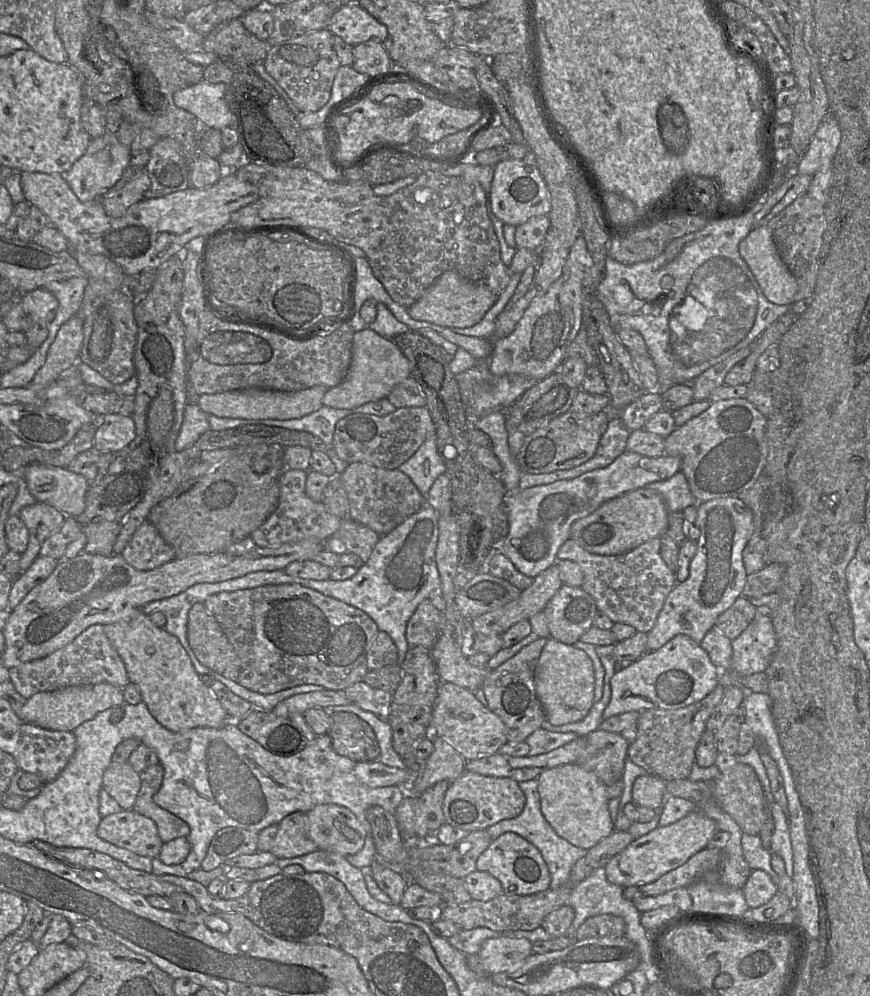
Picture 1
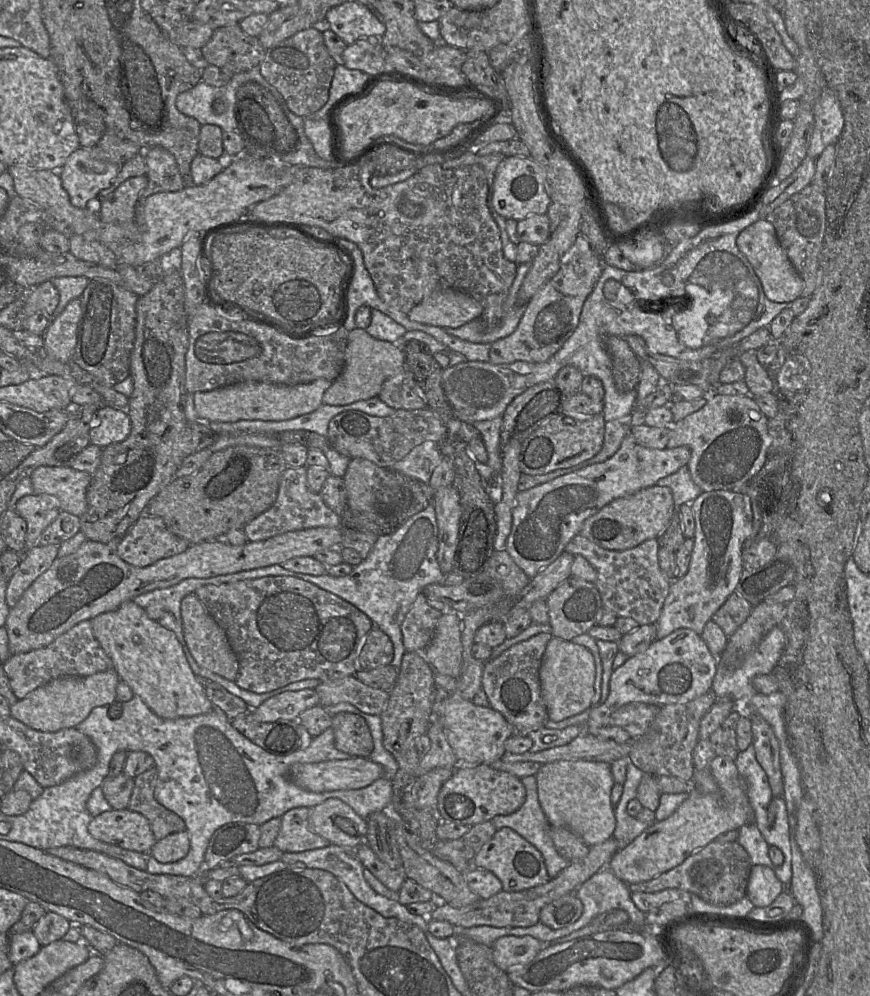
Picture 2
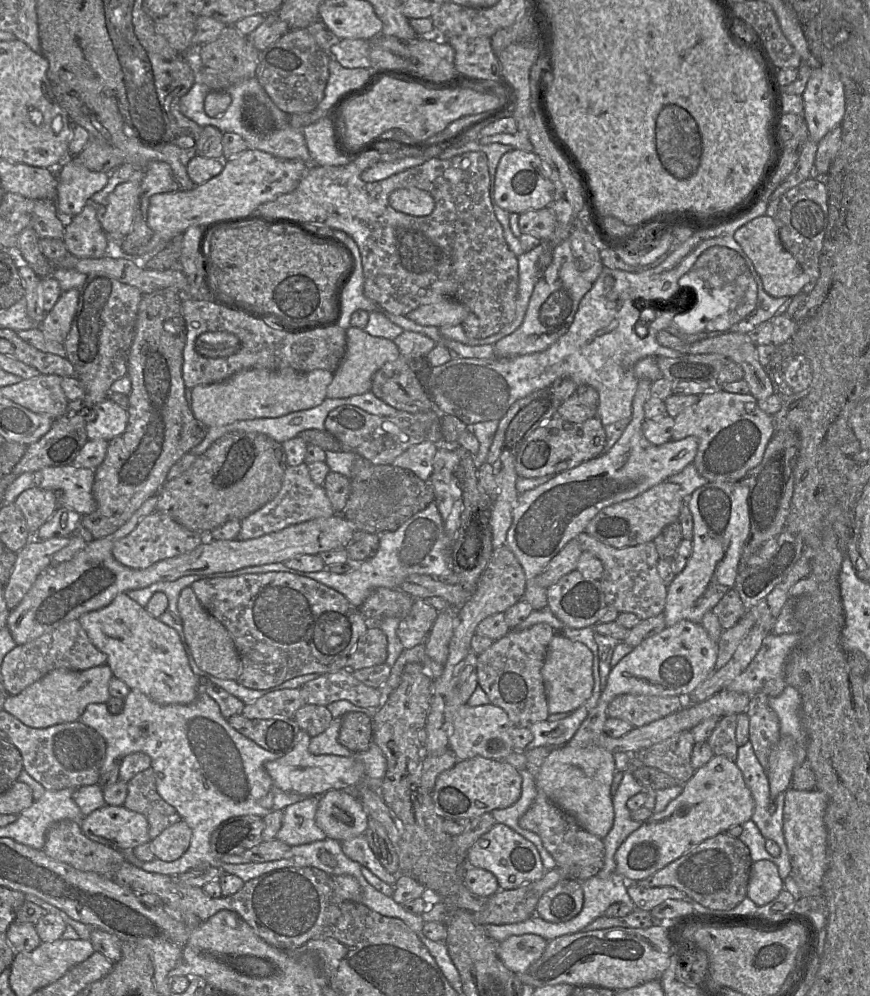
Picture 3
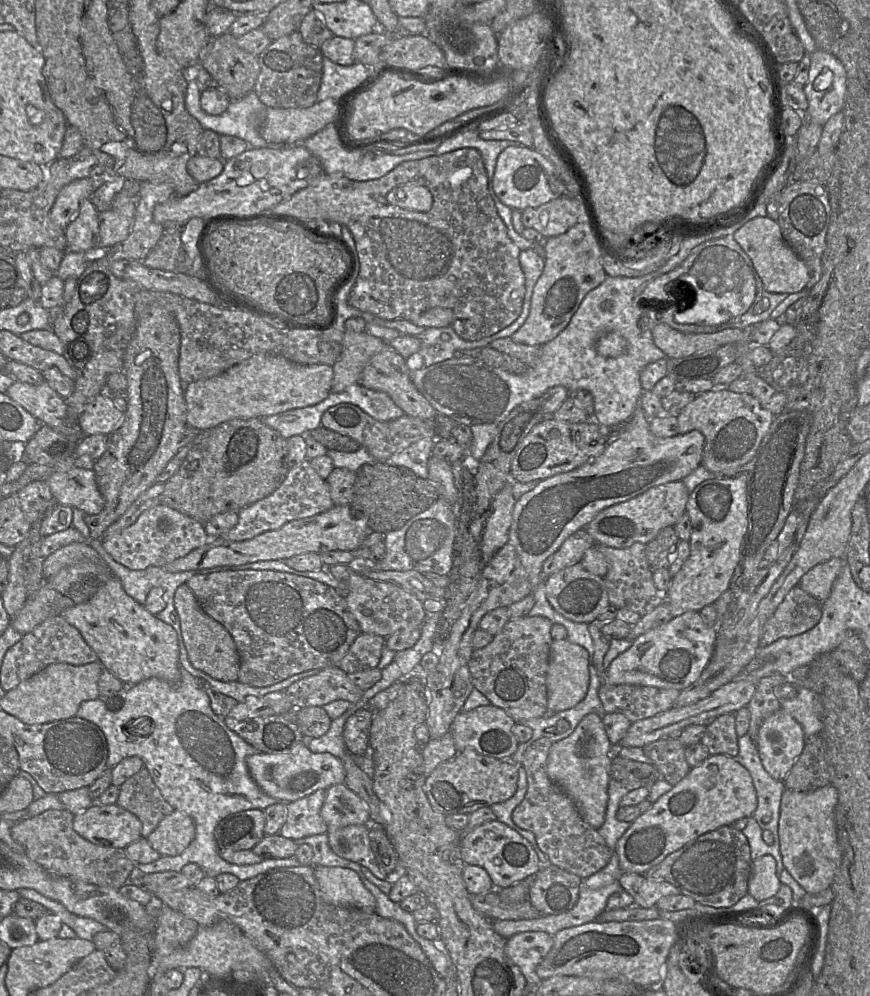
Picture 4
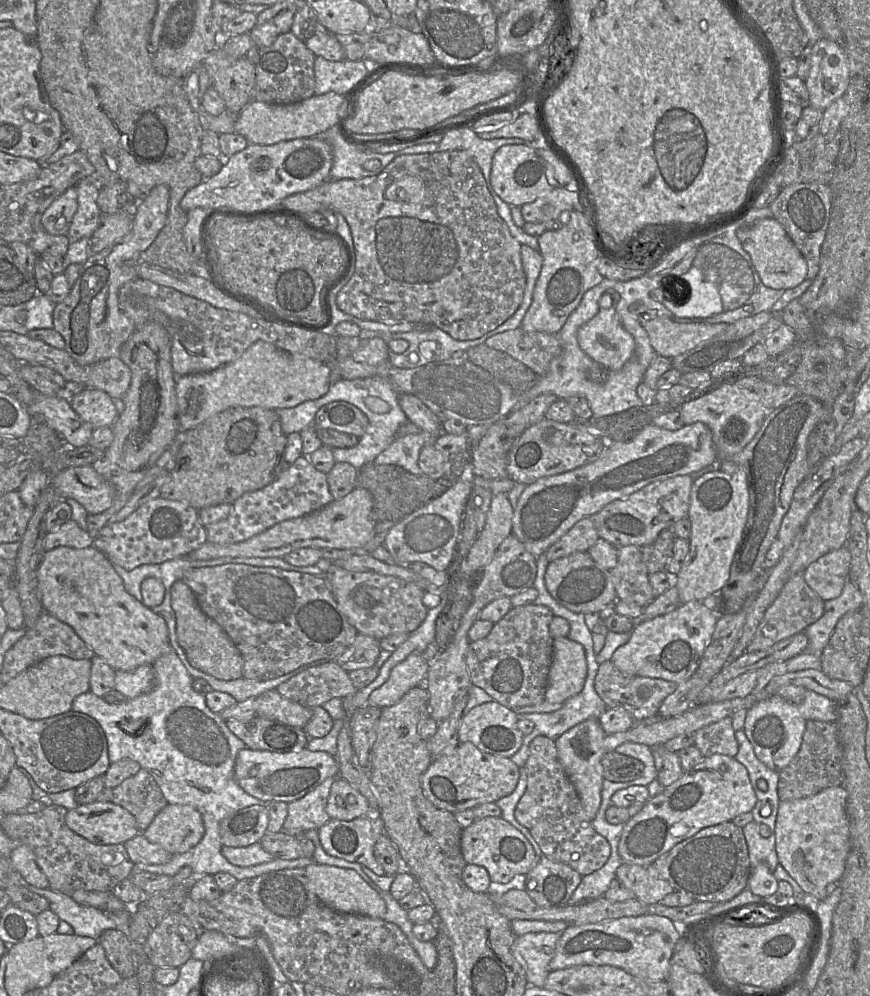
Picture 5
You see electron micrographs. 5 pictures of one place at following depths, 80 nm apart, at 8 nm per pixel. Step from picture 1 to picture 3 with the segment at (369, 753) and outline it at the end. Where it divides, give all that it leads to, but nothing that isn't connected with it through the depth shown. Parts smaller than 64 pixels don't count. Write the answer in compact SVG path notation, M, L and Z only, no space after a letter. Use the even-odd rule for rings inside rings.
M349 712L343 715L338 740L352 753L366 751L372 742L372 718L365 712Z

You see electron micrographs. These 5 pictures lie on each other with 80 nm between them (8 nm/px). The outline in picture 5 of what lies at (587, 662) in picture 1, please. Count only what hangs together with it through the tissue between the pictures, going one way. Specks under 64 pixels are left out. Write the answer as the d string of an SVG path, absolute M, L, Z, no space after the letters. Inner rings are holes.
M568 637L554 638L545 700L563 704L568 698L582 691L586 675L584 647Z

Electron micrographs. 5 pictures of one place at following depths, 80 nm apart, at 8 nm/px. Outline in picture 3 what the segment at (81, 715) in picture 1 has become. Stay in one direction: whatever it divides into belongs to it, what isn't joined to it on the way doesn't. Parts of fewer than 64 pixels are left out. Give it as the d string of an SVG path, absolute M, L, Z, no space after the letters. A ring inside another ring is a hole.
M107 664L86 670L54 669L17 695L8 695L3 710L32 728L47 728L80 719L87 705L106 703L111 697L109 682L113 672Z

